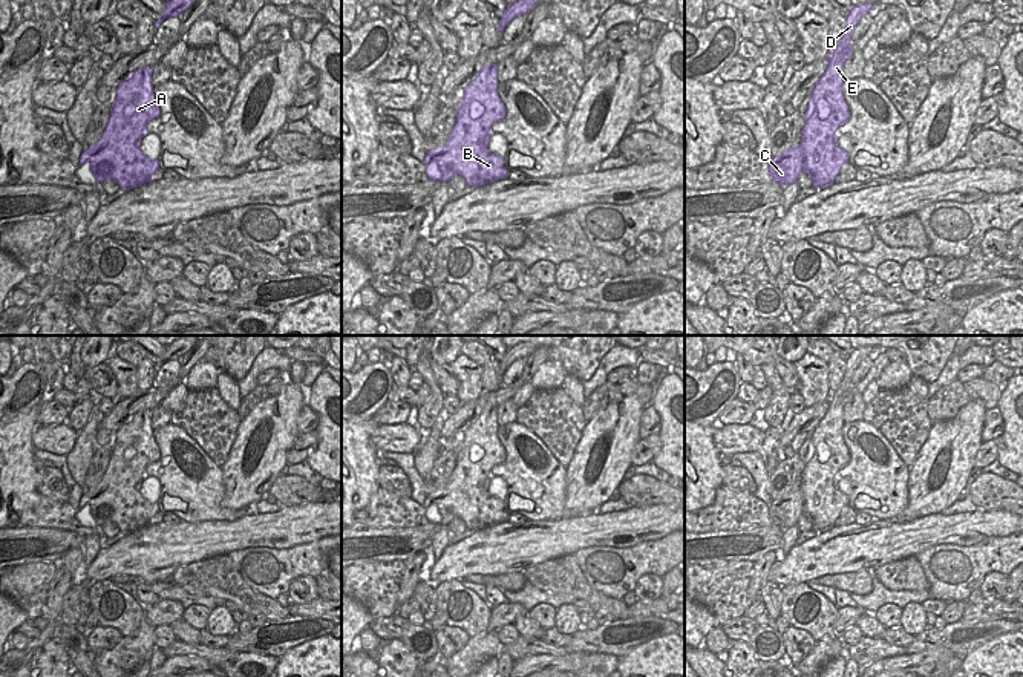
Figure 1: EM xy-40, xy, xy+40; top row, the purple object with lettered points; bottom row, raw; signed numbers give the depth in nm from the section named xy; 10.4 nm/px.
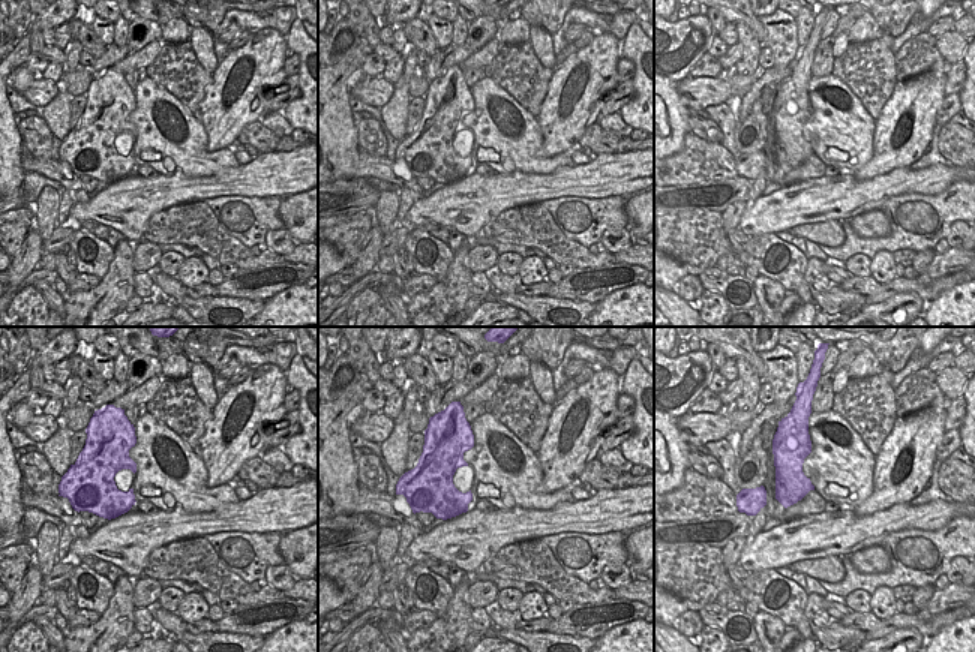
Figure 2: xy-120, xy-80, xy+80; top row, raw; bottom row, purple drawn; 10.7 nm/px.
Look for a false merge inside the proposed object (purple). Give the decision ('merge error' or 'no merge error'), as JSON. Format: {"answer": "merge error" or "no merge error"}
{"answer": "no merge error"}

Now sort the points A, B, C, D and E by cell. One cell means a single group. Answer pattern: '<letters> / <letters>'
A B C D E

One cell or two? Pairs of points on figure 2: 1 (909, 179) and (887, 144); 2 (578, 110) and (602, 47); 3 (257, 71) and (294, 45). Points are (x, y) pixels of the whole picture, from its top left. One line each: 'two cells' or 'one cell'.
1: two cells
2: one cell
3: two cells

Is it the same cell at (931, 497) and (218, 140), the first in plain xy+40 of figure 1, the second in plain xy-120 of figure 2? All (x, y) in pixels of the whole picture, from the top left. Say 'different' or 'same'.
same

